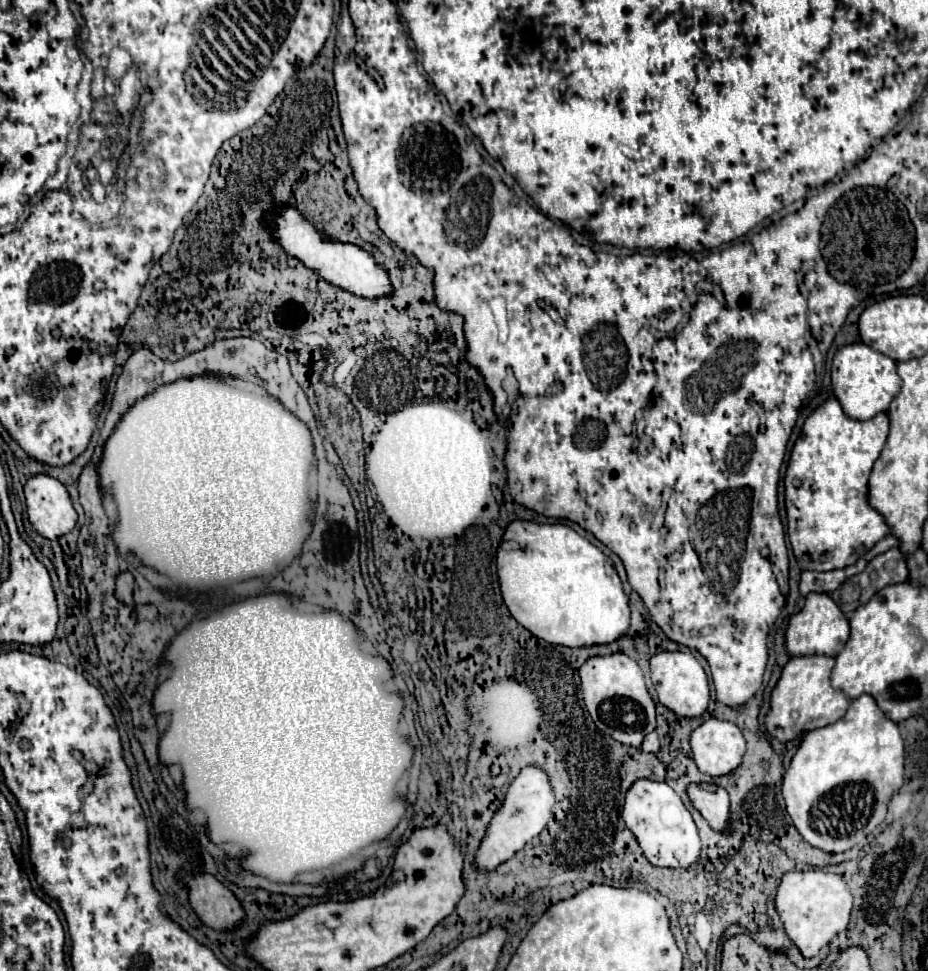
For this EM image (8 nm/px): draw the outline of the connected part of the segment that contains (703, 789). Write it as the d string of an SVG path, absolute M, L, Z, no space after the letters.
M688 784L688 798L692 806L704 816L704 820L718 832L728 826L730 800L728 792L716 784Z

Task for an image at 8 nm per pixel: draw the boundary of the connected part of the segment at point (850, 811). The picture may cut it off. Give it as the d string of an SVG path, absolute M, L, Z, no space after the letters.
M862 694L860 698L852 700L852 704L850 704L850 708L848 708L848 712L846 712L844 718L840 718L838 722L834 722L830 726L824 726L824 728L818 728L818 730L812 730L808 734L804 734L804 738L802 738L802 742L800 742L800 746L798 746L798 750L796 750L790 766L788 766L788 770L784 772L782 796L784 796L784 802L786 802L786 812L792 818L792 824L796 826L796 830L800 832L800 836L812 848L818 848L818 850L822 850L826 854L838 854L838 852L846 852L846 850L854 848L856 844L860 844L878 824L884 822L886 810L888 810L888 802L890 802L892 794L902 788L902 784L904 784L904 740L902 740L902 736L898 732L898 726L880 712L880 708L876 706L876 700L872 696Z

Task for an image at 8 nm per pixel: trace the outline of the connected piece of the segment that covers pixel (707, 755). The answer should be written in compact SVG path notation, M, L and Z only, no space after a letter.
M708 718L690 734L690 748L700 772L722 776L740 766L746 752L746 740L736 724Z

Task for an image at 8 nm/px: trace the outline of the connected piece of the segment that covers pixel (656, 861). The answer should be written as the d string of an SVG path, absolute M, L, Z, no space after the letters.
M648 778L636 780L626 794L622 818L628 830L636 836L644 856L654 866L668 866L668 868L688 868L700 856L700 836L698 828L684 808L678 794L666 784Z

